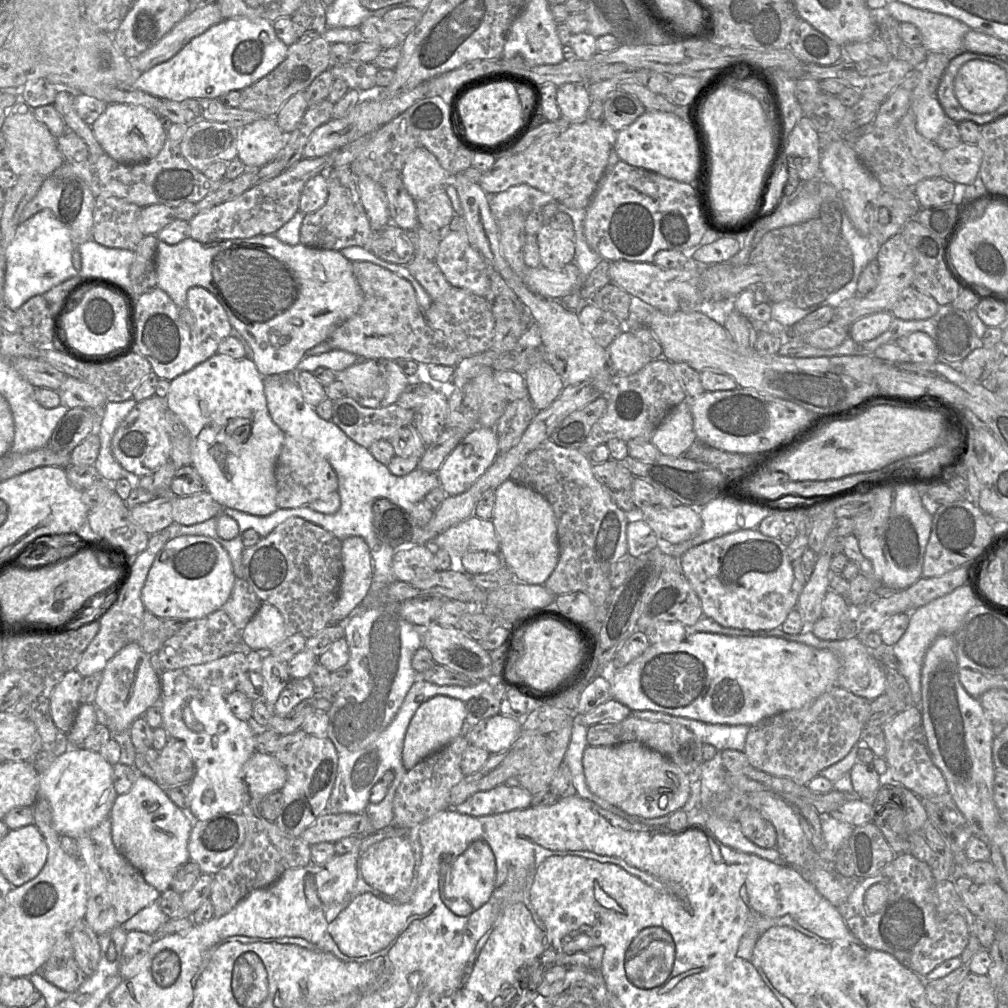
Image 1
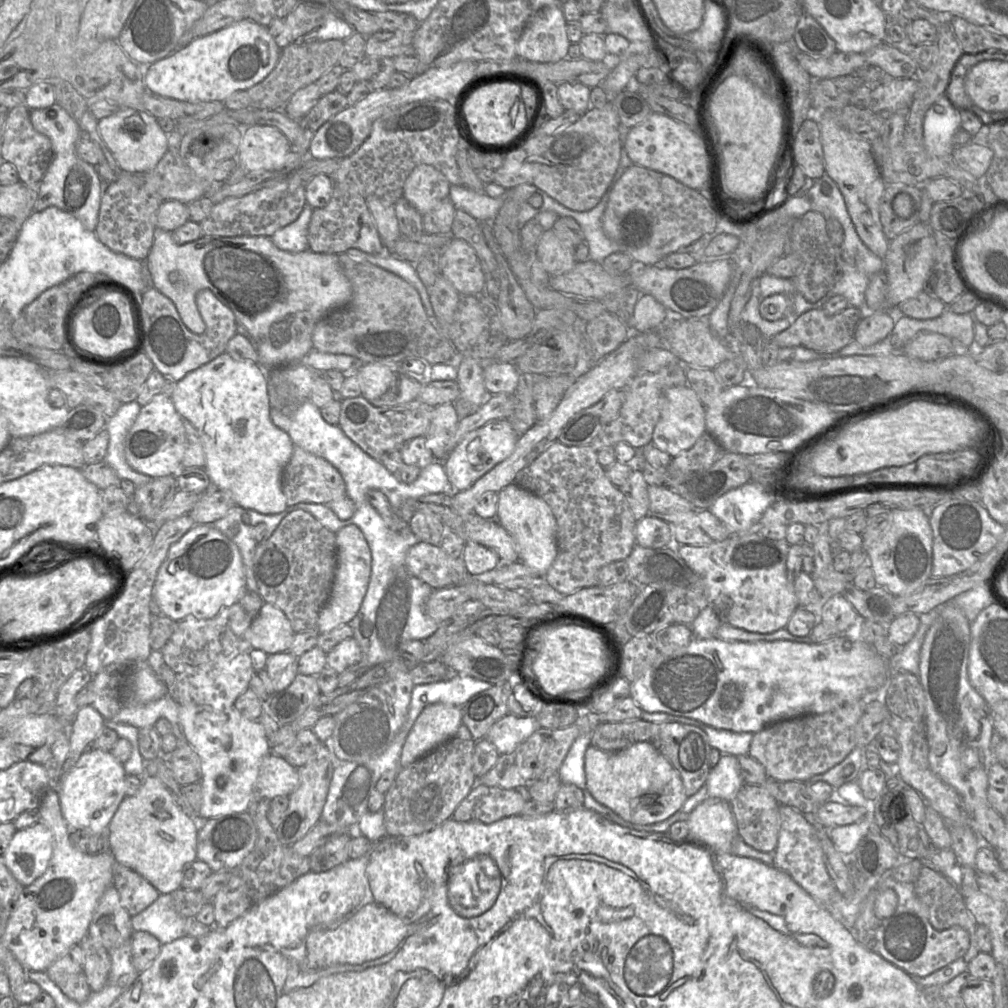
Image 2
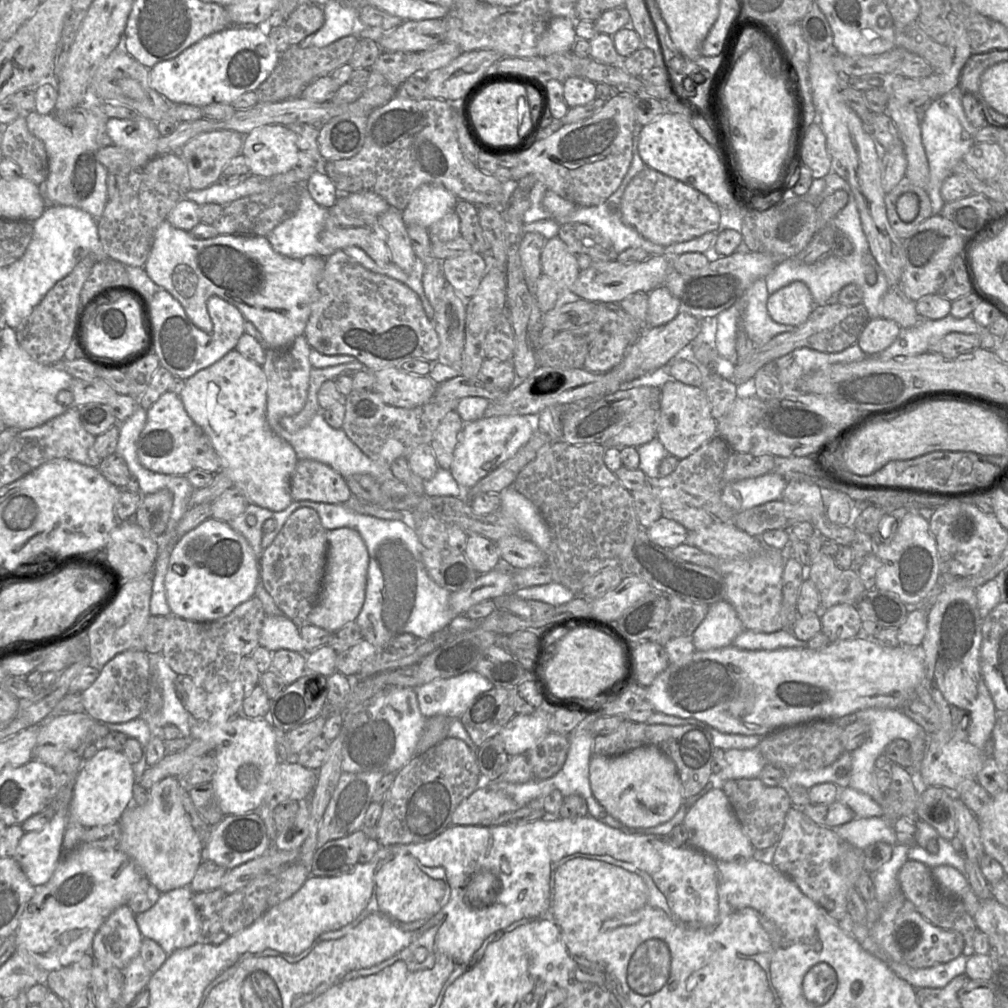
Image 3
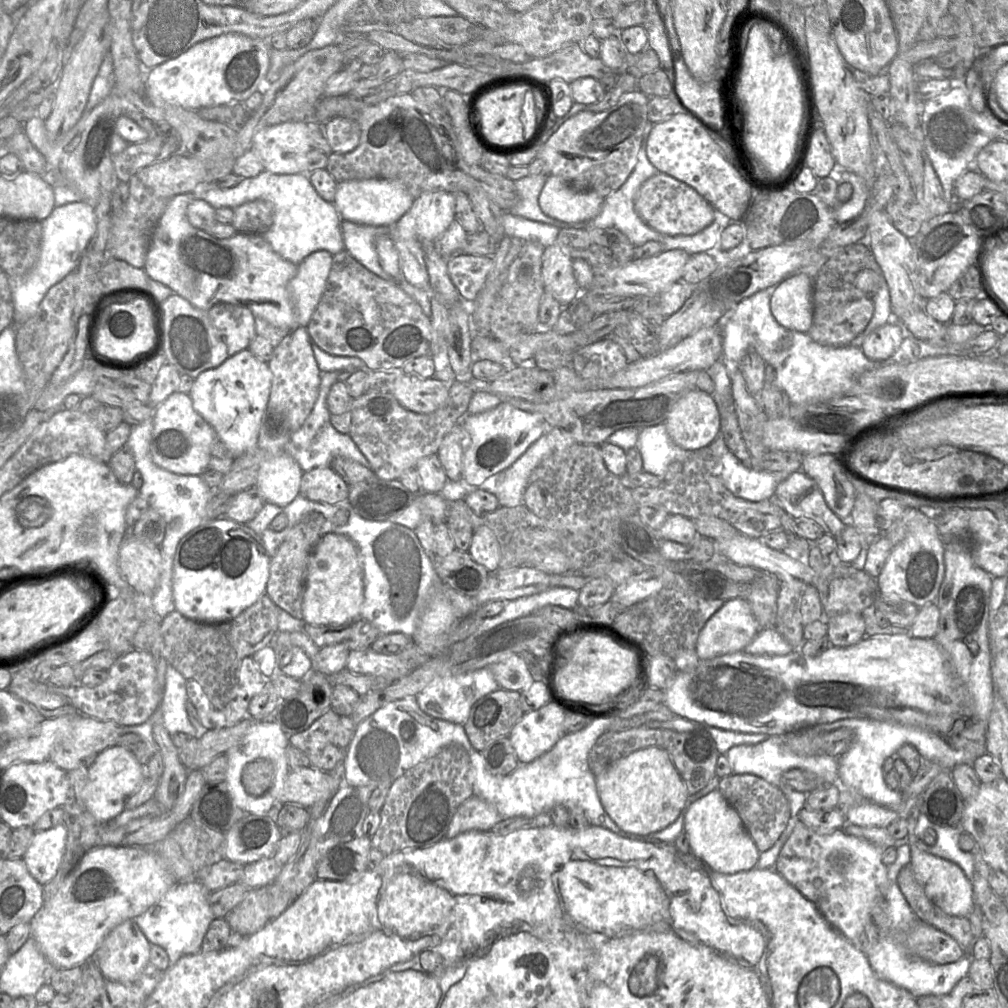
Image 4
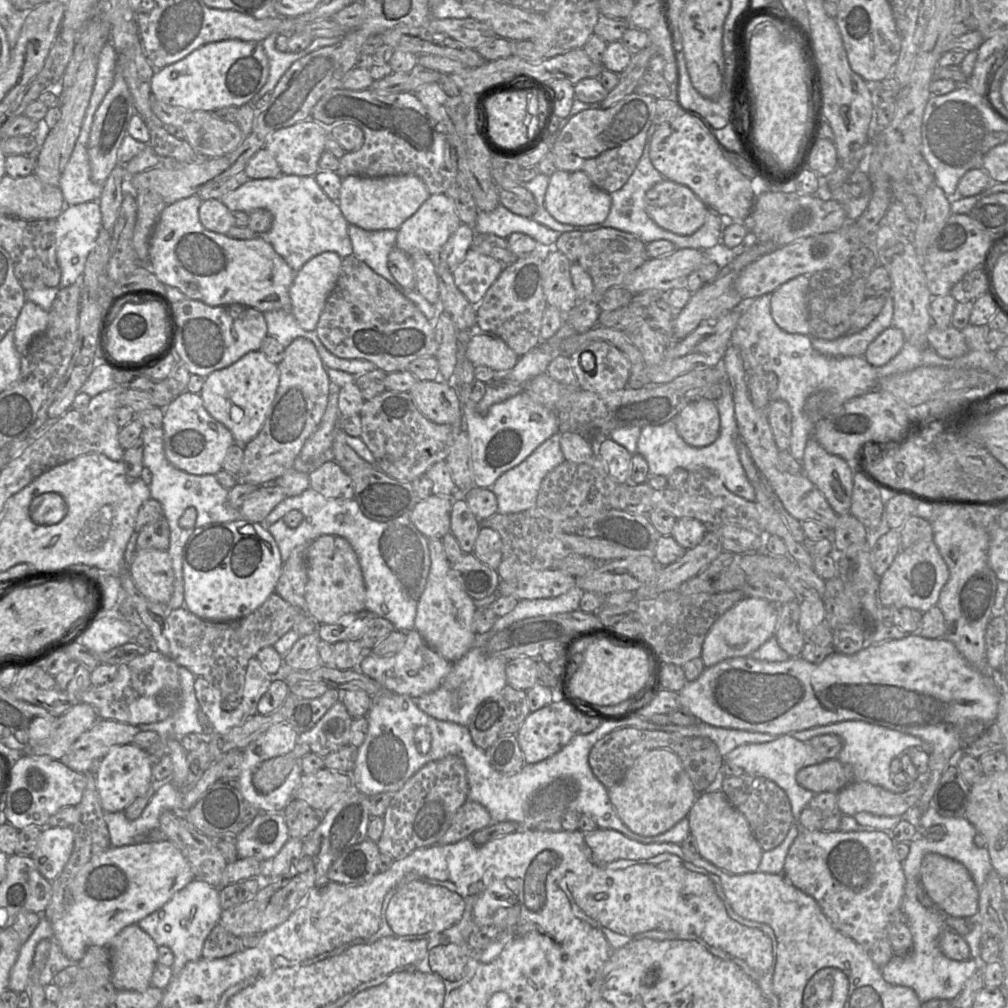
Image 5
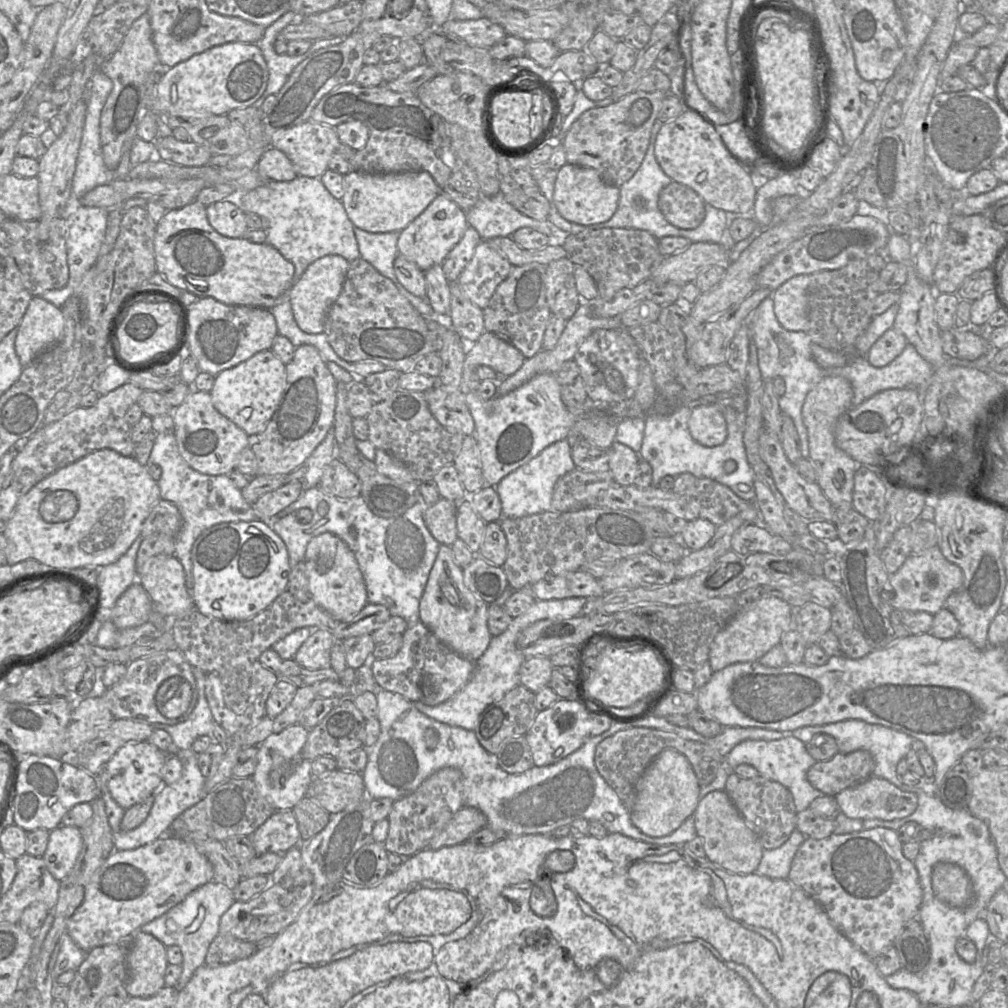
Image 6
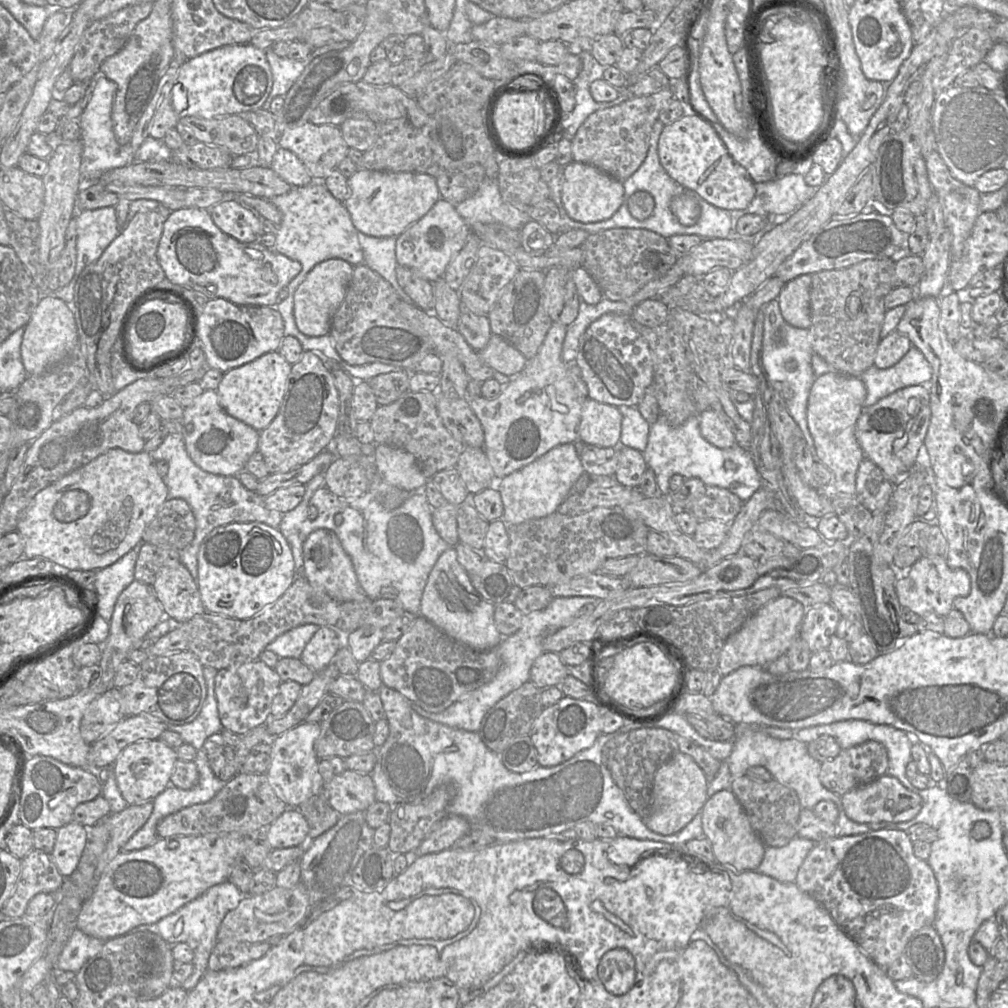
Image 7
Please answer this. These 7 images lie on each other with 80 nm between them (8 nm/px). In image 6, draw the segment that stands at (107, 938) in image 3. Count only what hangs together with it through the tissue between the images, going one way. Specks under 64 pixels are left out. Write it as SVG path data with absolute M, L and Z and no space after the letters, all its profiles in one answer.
M133 933L126 961L124 987L130 997L148 998L165 986L166 946L151 934Z

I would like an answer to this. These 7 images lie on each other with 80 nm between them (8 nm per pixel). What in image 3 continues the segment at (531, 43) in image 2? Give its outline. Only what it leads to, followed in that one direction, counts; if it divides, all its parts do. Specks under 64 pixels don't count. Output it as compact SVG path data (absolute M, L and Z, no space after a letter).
M555 17L547 25L537 43L537 55L548 57L571 51L577 37L574 20L566 17Z

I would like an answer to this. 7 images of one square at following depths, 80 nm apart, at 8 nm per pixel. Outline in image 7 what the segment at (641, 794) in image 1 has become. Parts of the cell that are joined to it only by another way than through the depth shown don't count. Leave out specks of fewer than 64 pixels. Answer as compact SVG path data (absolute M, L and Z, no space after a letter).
M676 753L662 764L655 773L651 789L651 803L644 822L655 833L672 835L681 831L707 801L708 778L693 758Z

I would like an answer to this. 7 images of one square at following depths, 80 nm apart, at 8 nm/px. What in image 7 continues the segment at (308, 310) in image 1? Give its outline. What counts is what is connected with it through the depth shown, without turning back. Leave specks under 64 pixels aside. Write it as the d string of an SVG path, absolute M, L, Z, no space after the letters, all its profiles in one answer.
M184 207L172 211L163 225L157 257L166 278L177 284L204 294L210 299L223 298L236 305L275 306L280 291L301 271L301 264L258 242L243 243L222 232L213 222L209 210Z

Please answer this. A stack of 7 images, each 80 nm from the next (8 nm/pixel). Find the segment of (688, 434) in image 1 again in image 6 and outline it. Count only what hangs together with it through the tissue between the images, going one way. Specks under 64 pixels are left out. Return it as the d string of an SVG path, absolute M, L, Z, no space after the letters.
M701 403L692 407L688 427L693 439L703 446L718 446L727 438L726 421L718 404Z

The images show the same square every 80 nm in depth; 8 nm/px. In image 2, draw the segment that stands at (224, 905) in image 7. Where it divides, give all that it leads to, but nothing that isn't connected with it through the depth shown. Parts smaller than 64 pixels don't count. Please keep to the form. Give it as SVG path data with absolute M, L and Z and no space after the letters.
M160 894L145 910L131 918L133 931L153 935L162 945L185 936L185 920L174 909L171 894Z

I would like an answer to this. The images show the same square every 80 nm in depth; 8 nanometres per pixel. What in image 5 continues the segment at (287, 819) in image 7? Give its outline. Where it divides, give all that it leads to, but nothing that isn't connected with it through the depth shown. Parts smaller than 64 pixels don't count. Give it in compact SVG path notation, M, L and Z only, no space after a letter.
M260 813L236 836L240 859L253 857L272 860L289 840L289 831L282 813Z

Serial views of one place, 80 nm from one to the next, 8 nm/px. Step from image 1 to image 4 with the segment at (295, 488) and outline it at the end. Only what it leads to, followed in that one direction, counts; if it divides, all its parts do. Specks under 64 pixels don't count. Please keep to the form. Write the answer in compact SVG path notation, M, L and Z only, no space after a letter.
M331 465L317 467L303 473L300 496L311 501L337 504L348 500L349 487Z

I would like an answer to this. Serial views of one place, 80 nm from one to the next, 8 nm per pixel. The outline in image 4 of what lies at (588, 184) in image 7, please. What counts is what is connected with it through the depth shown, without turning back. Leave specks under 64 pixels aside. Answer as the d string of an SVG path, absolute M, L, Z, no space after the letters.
M548 175L538 203L543 213L564 223L584 222L596 217L604 197L596 192L577 190L562 178Z

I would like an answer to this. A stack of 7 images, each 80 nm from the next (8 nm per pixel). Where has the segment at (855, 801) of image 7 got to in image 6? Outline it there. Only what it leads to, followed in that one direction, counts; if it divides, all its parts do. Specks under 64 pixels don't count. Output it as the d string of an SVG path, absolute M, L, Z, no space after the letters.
M871 776L835 796L839 811L847 817L865 820L894 820L911 815L918 806L918 796L904 792L890 781Z

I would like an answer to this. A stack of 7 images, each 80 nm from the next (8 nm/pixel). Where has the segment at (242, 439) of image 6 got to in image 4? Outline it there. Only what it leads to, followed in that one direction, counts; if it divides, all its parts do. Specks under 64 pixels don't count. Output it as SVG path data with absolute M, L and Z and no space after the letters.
M174 392L153 414L150 456L159 467L180 475L201 475L209 469L211 446L219 440L213 426L193 407L191 396Z

